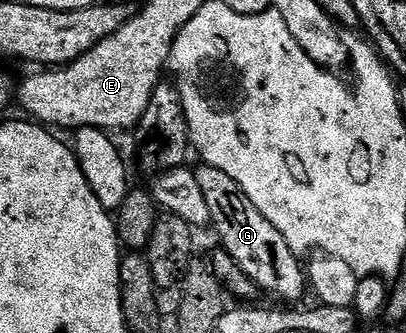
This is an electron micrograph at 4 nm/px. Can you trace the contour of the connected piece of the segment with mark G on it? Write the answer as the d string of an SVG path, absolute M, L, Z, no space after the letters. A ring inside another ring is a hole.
M203 163L200 169L194 170L197 183L201 183L201 191L205 191L205 203L209 203L209 215L213 229L219 232L222 252L228 253L241 267L256 287L256 290L268 293L279 301L299 301L303 292L308 292L309 277L302 265L300 254L294 253L285 243L285 235L253 207L249 195L241 191L241 187L225 171L217 171L217 167Z

